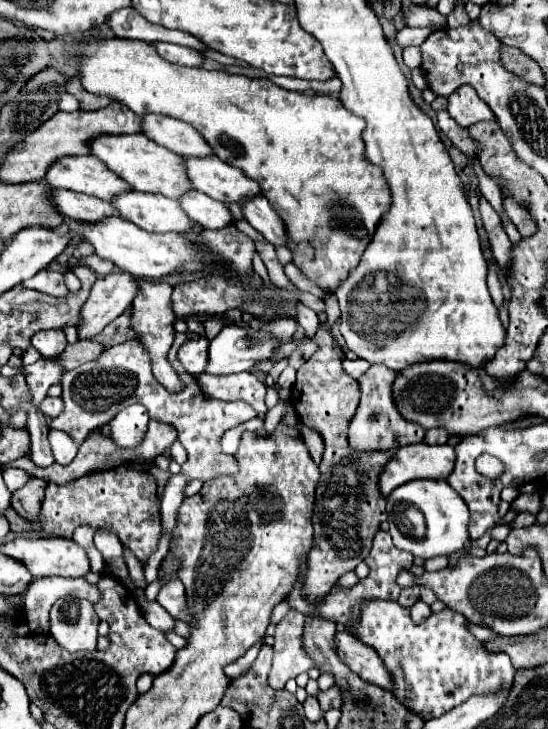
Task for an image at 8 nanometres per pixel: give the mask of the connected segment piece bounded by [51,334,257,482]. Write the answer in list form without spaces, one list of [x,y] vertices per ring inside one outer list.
[[[177,334],[173,348],[169,352],[169,362],[173,364],[173,368],[185,382],[185,388],[179,394],[169,394],[155,380],[155,376],[151,372],[151,358],[147,356],[147,350],[137,340],[127,340],[123,344],[117,344],[113,348],[105,350],[97,360],[91,360],[75,370],[63,374],[61,398],[65,402],[65,410],[61,416],[51,420],[51,430],[63,430],[63,432],[71,434],[73,442],[77,446],[81,446],[91,430],[107,424],[125,406],[139,402],[149,410],[151,420],[171,424],[177,430],[179,442],[183,444],[183,448],[189,456],[187,462],[181,466],[181,474],[187,474],[189,482],[193,482],[193,480],[209,482],[213,478],[237,474],[239,468],[237,468],[235,456],[225,454],[219,448],[219,440],[227,430],[255,418],[257,412],[253,410],[253,406],[249,406],[243,400],[227,402],[227,400],[217,400],[217,398],[205,396],[199,388],[197,378],[193,374],[187,374],[187,370],[183,370],[181,362],[177,360],[179,346],[183,346],[185,340],[189,340],[187,334]]]

